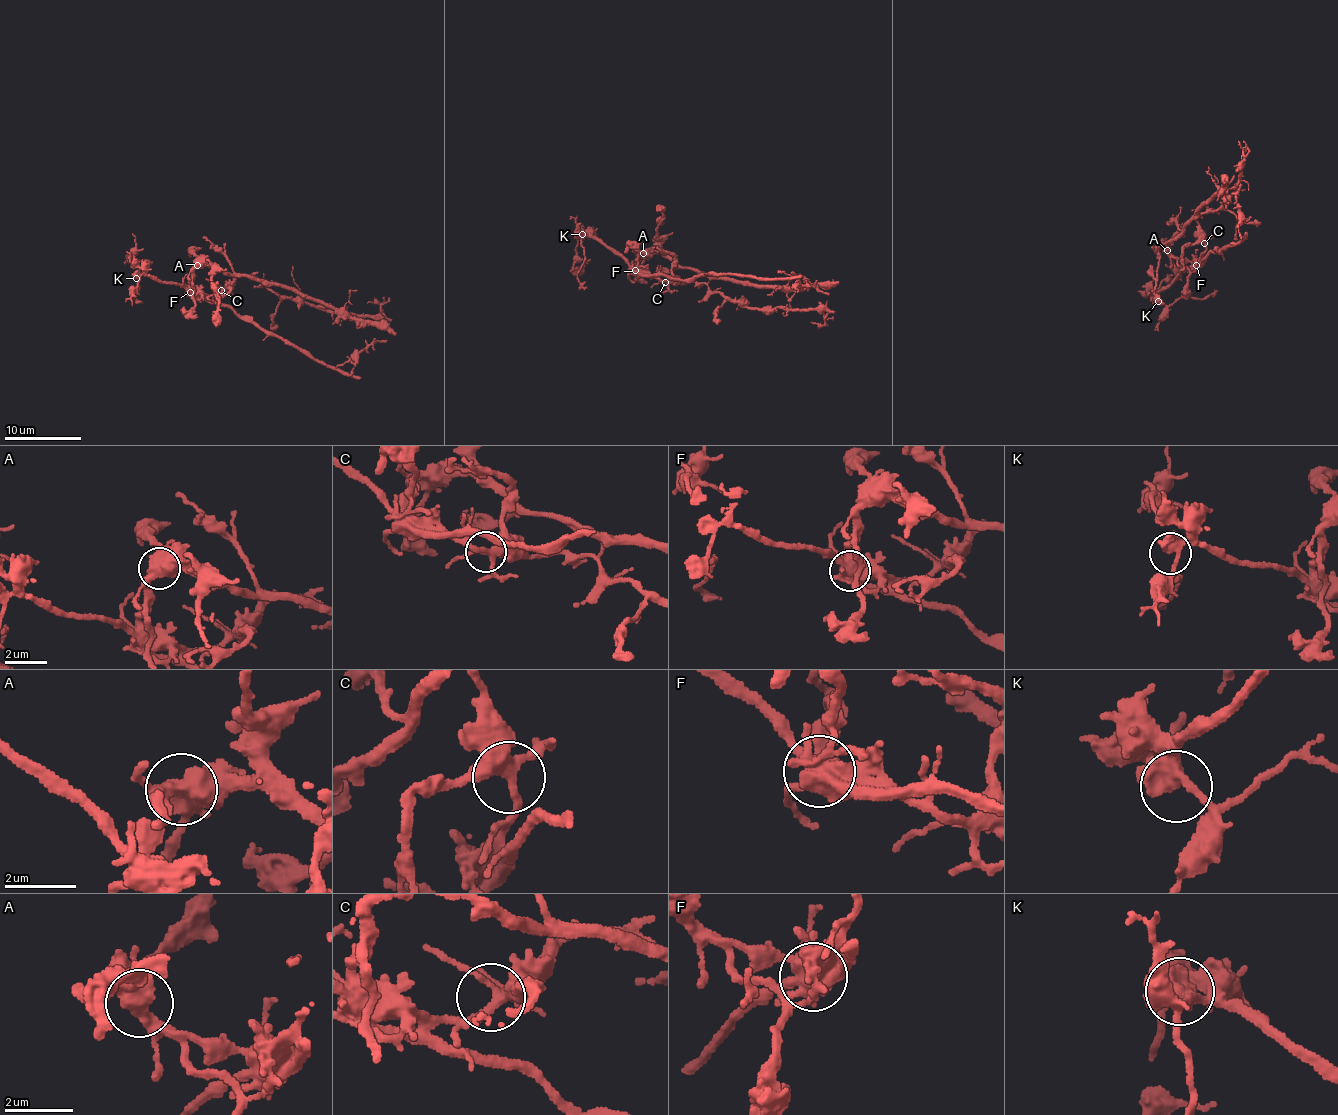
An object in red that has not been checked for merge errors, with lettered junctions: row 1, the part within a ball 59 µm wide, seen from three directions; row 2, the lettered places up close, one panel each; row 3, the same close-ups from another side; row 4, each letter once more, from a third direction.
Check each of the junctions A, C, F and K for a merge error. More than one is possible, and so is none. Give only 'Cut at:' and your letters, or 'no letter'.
Cut at: A, F

